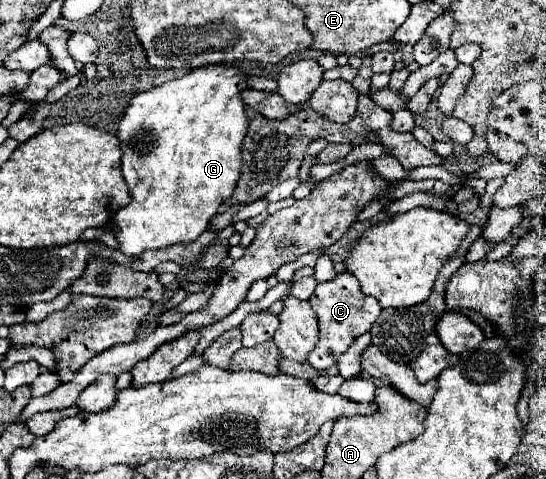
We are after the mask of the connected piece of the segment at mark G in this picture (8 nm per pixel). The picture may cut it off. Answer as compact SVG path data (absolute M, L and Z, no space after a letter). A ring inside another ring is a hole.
M208 66L132 98L116 134L124 152L122 176L130 190L130 204L112 216L114 238L122 254L138 258L146 250L156 252L180 242L194 242L218 206L232 196L240 176L240 146L246 136L244 102L238 96L244 88L244 72L226 66Z

